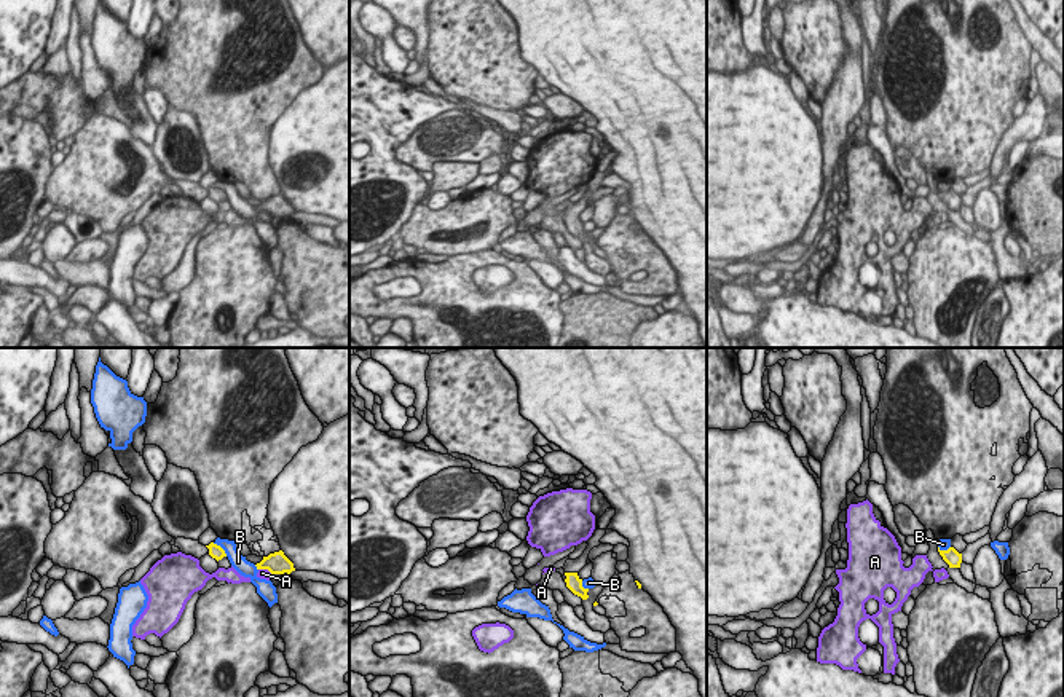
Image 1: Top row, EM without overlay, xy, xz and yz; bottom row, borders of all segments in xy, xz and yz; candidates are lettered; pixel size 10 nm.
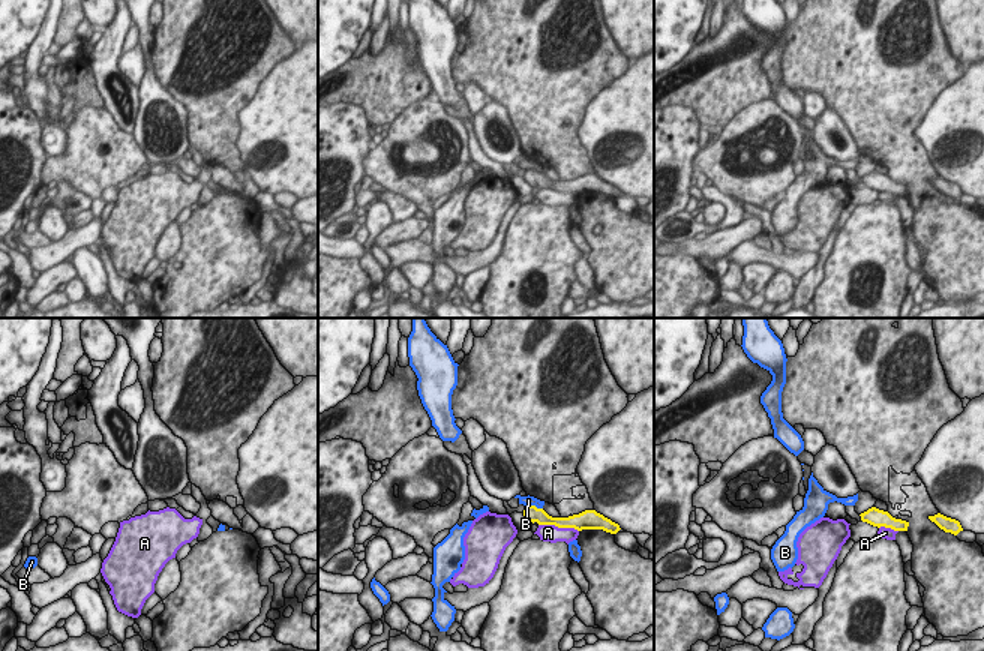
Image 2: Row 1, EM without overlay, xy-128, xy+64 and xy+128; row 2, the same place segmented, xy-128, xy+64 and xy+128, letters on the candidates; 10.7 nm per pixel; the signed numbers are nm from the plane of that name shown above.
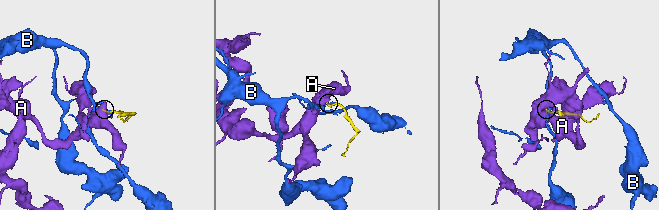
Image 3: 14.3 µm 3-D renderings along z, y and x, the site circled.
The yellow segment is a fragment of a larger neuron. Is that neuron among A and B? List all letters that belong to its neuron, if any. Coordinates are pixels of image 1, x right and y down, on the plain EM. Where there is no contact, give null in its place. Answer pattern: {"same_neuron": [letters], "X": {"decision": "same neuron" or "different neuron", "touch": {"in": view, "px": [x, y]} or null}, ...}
{"same_neuron": [], "A": {"decision": "different neuron", "touch": {"in": "xy", "px": [265, 211]}}, "B": {"decision": "different neuron", "touch": {"in": "xy", "px": [220, 190]}}}

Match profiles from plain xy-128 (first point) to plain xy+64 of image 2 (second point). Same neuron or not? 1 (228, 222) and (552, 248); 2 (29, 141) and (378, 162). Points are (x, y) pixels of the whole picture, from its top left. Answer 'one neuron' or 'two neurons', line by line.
1: one neuron
2: two neurons

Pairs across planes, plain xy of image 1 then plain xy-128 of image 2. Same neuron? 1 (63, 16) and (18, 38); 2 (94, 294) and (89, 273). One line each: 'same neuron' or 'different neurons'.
1: different neurons
2: different neurons

